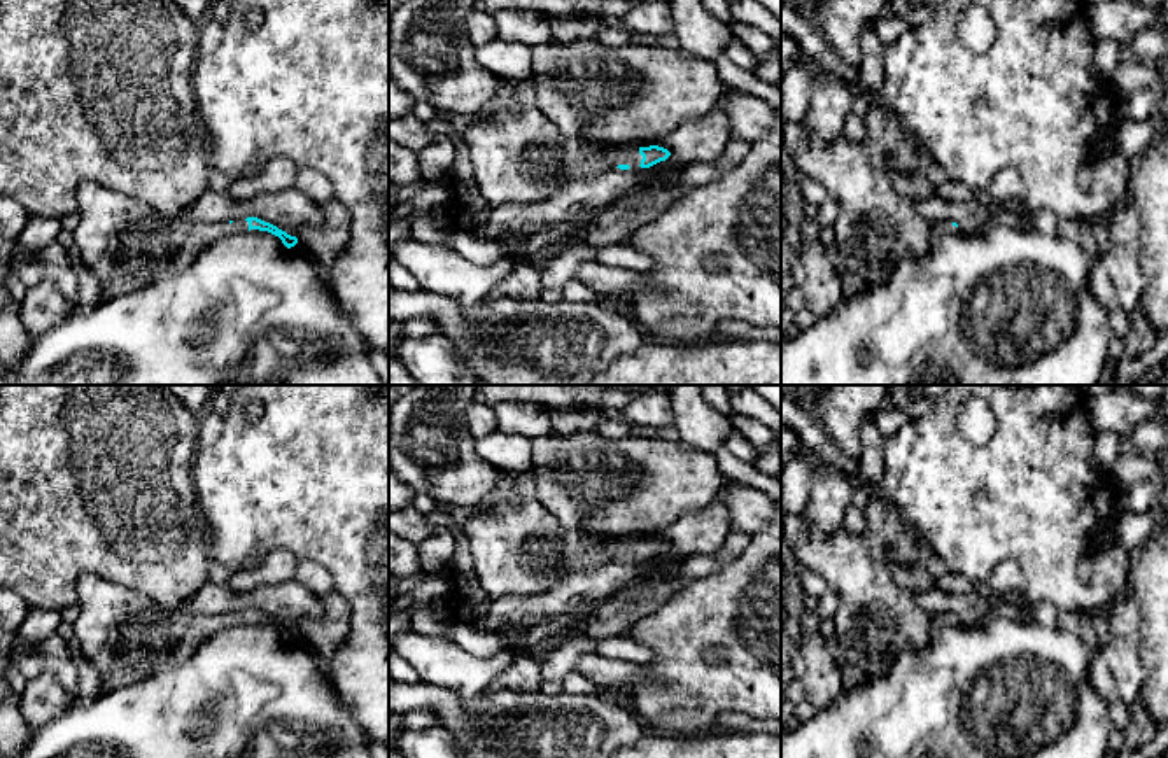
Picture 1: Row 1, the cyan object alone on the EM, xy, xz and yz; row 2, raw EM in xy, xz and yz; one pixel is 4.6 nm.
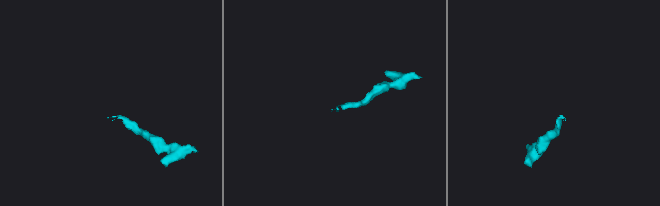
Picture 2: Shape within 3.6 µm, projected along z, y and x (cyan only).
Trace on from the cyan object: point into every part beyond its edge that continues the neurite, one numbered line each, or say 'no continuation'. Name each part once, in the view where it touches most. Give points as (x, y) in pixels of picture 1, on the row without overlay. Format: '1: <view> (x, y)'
1: xz (520, 548)

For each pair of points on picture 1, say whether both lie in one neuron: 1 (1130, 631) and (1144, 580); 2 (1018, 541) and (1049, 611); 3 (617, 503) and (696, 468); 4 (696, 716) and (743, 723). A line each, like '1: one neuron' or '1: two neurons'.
1: two neurons
2: two neurons
3: one neuron
4: two neurons

